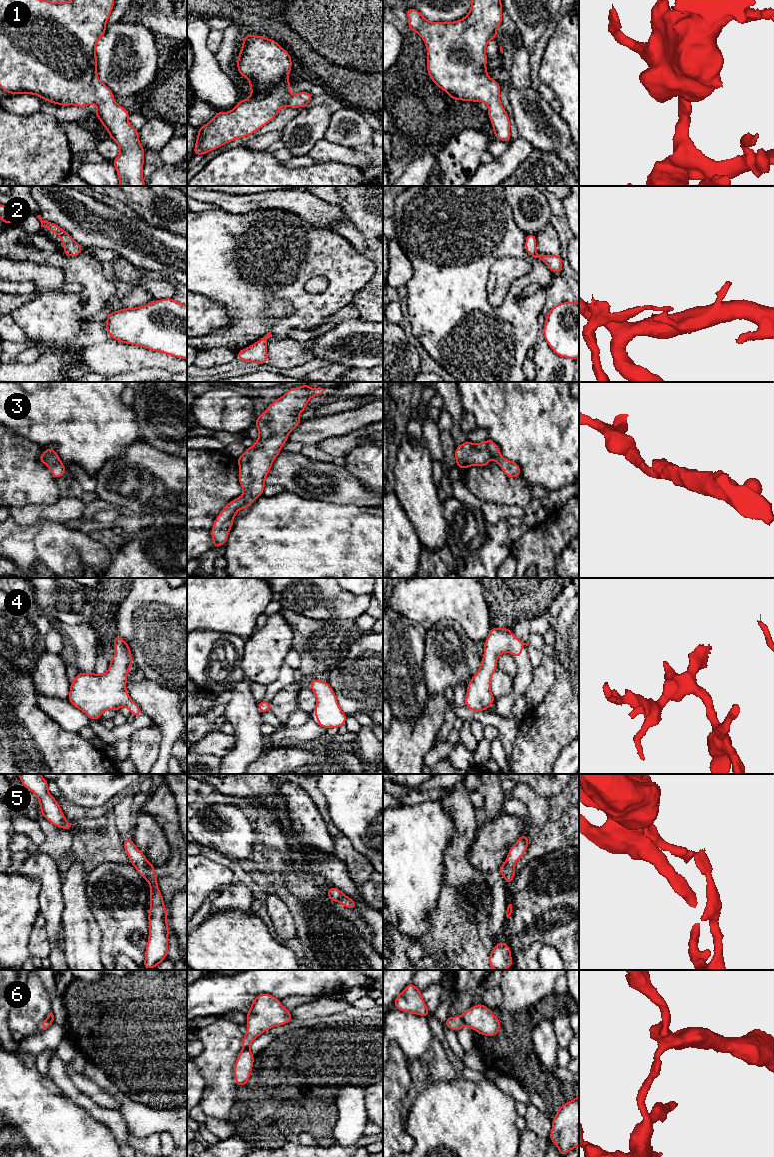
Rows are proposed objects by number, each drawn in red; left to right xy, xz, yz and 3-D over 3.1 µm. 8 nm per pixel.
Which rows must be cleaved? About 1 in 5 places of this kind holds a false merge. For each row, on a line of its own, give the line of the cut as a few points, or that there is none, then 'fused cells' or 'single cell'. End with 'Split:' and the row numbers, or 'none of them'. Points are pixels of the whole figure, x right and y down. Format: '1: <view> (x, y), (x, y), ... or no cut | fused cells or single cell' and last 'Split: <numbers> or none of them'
1: no cut | single cell
2: yz (537, 254), (535, 256) | fused cells
3: no cut | single cell
4: no cut | single cell
5: xy (147, 861), (146, 876), (144, 878) | fused cells
6: yz (460, 1016), (465, 1024) | fused cells
Split: 2, 5, 6

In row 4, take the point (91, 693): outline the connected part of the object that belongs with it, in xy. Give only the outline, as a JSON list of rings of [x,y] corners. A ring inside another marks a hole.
[[[115,636],[113,643],[115,644],[115,653],[105,674],[98,675],[95,672],[80,671],[70,684],[68,700],[74,707],[85,713],[90,720],[98,720],[104,711],[118,711],[122,706],[126,706],[134,717],[143,712],[126,691],[127,672],[132,667],[132,654],[128,643],[119,636]]]

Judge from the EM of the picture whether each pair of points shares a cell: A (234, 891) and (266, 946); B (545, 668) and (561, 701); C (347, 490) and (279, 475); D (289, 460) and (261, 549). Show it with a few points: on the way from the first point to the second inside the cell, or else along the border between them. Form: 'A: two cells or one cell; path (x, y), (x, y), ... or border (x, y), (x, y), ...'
A: two cells; border (222, 911), (241, 910), (249, 912)
B: two cells; border (555, 661), (555, 682), (540, 704)
C: one cell; path (330, 483), (310, 479), (300, 471), (296, 471)
D: two cells; border (285, 490), (307, 499)

